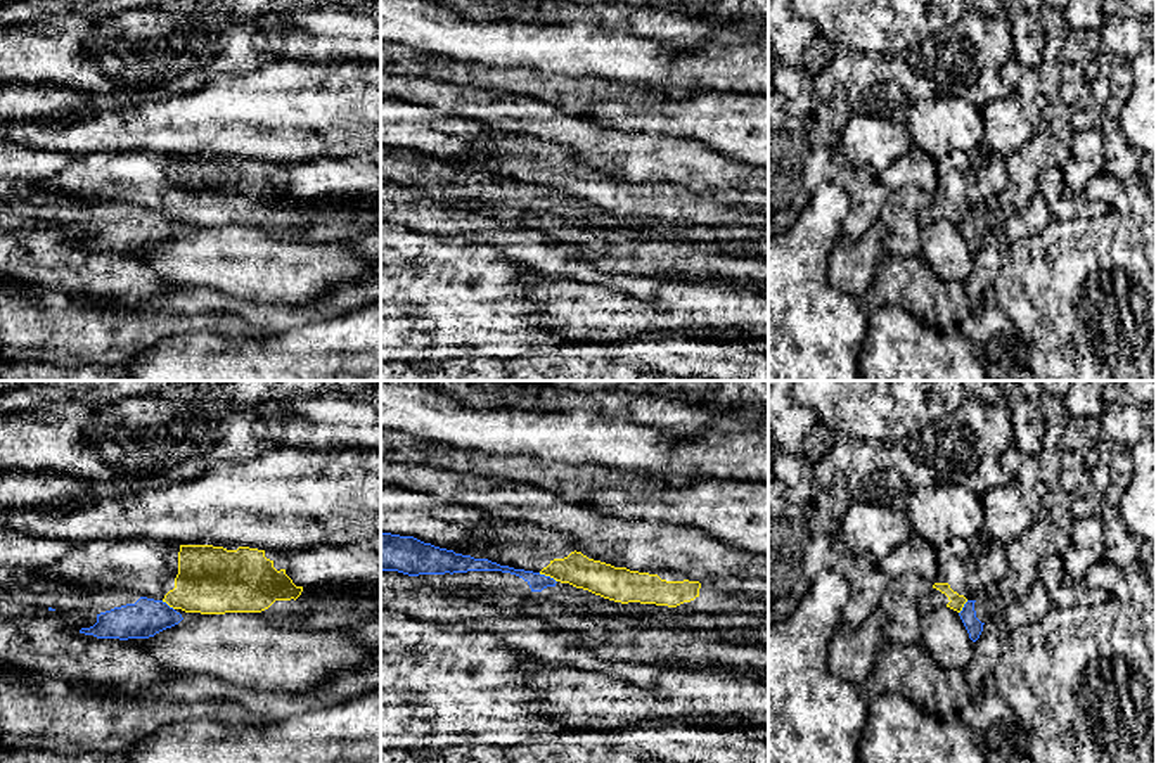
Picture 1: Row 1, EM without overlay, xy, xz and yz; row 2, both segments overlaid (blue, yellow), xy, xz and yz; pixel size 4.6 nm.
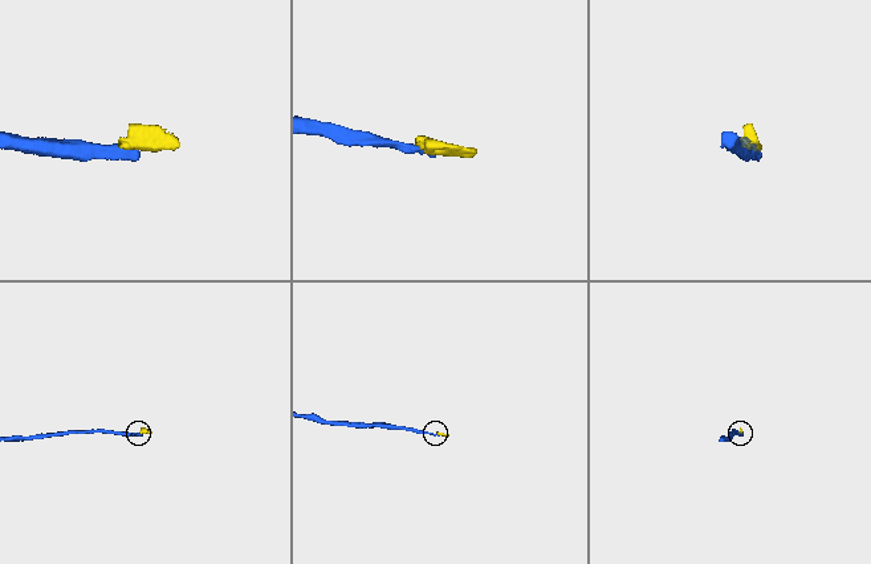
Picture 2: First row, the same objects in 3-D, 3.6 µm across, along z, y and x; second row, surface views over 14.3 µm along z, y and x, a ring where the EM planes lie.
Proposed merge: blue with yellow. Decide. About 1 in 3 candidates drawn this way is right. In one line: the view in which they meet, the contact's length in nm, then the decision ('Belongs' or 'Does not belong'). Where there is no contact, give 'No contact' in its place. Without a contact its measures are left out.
Touches blue in xz. Shared border 100 nm. Does not belong

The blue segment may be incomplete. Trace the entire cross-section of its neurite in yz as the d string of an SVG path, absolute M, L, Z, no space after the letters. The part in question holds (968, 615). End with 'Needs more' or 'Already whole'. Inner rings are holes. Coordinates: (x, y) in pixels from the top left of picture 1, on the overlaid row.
M967 600L959 616L969 633L969 638L976 642L983 632L985 621L988 619L988 609L981 600Z. Needs more

